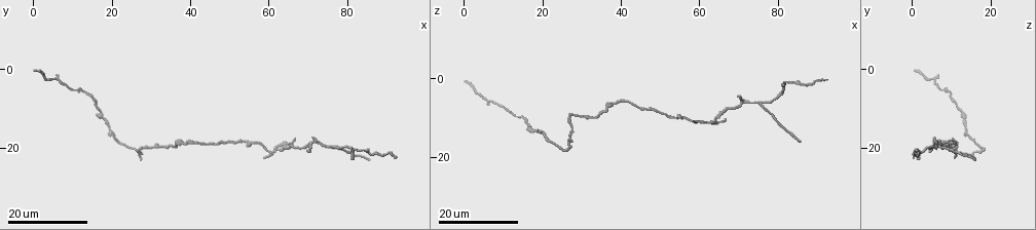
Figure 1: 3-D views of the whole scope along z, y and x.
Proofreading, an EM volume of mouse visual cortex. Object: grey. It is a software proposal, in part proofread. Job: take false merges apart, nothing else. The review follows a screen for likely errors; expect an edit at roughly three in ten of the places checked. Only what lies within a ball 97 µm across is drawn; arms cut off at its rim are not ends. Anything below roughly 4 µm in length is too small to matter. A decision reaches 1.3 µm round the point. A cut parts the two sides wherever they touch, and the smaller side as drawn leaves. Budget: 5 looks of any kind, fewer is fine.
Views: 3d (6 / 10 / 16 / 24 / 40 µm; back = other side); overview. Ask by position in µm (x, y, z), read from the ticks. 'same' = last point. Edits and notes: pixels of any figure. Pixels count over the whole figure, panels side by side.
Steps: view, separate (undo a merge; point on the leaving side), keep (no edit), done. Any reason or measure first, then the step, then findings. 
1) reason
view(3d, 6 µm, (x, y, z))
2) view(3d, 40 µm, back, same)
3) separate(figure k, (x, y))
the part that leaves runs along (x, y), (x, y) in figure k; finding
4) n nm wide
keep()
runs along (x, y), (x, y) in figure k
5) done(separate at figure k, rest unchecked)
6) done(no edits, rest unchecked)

small branch off a trunk
view(3d, 24 µm, (75.0, 19.5, 6.5))

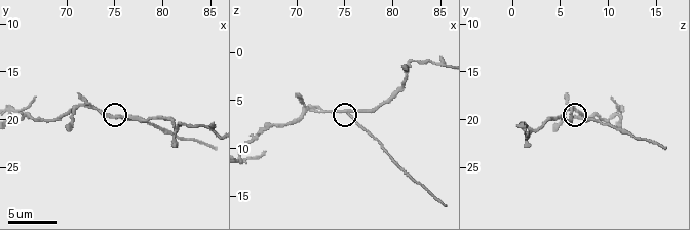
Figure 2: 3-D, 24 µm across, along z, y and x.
closer look
view(3d, 6 µm, (75.6, 19.6, 6.4))

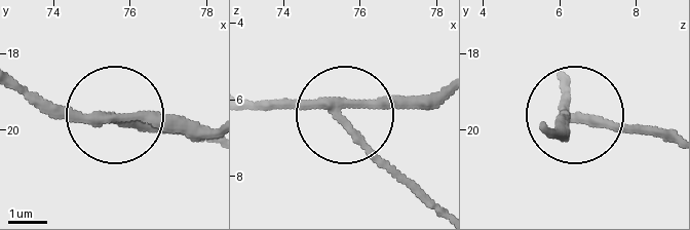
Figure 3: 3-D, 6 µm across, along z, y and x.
230 nm wide
separate(figure 3, (378, 156))
the part that leaves runs along (340, 118), (434, 202) in figure 3; two neurons meet here

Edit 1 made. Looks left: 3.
view(3d, 16 µm, (38.0, 18.5, 6.0))

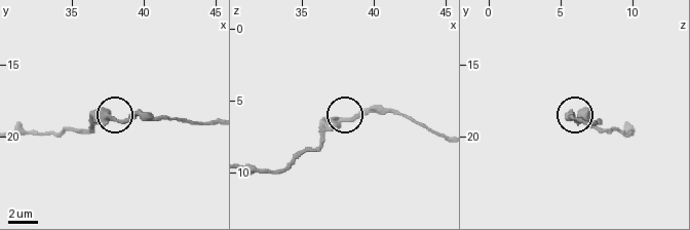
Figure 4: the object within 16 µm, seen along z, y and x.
closer look
view(3d, 6 µm, (38.4, 18.8, 6.4))

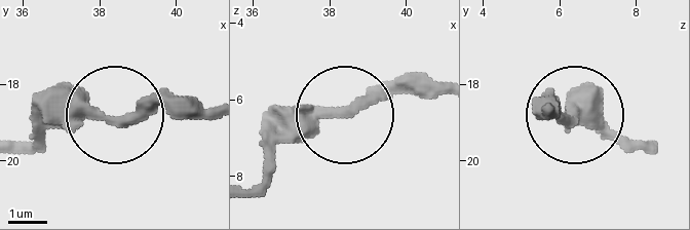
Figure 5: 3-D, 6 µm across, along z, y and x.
keep()
runs along (126, 115), (204, 115) in figure 5; continuous, no second neuron

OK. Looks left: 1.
done(separate at figure 3, rest unchecked)

